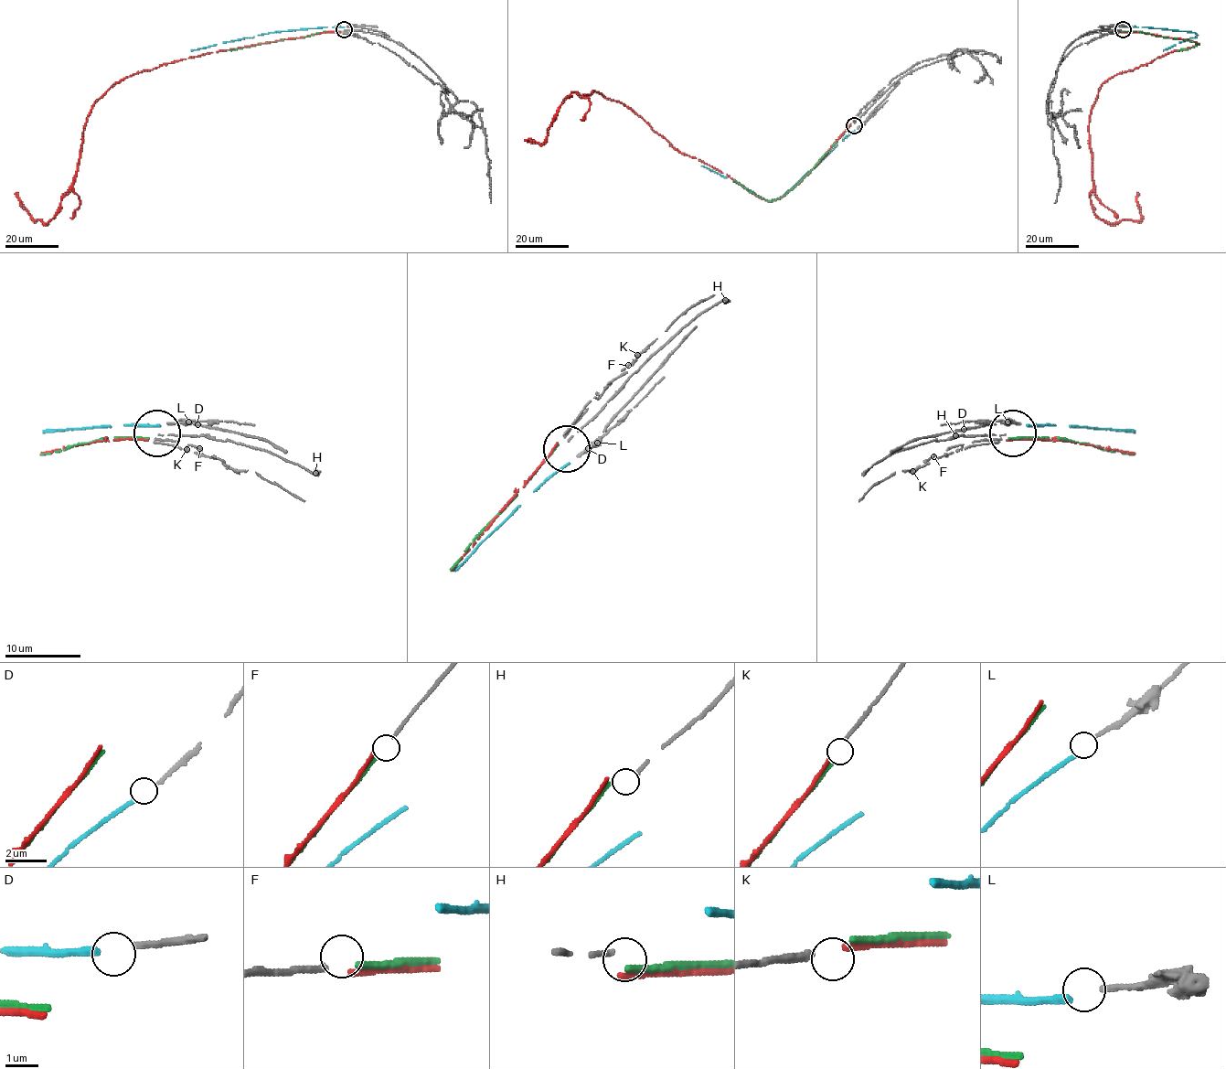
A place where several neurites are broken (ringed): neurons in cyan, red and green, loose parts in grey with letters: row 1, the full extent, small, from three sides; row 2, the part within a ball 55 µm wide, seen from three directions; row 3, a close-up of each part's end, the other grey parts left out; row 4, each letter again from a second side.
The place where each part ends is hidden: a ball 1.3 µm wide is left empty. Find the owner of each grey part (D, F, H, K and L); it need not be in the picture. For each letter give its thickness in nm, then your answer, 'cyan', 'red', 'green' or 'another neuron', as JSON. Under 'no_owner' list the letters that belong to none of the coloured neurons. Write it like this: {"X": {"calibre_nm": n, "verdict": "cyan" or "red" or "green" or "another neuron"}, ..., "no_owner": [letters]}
{"D": {"calibre_nm": 170, "verdict": "cyan"}, "F": {"calibre_nm": 180, "verdict": "green"}, "H": {"calibre_nm": 150, "verdict": "another neuron"}, "K": {"calibre_nm": 190, "verdict": "red"}, "L": {"calibre_nm": 170, "verdict": "another neuron"}, "no_owner": ["H", "L"]}

